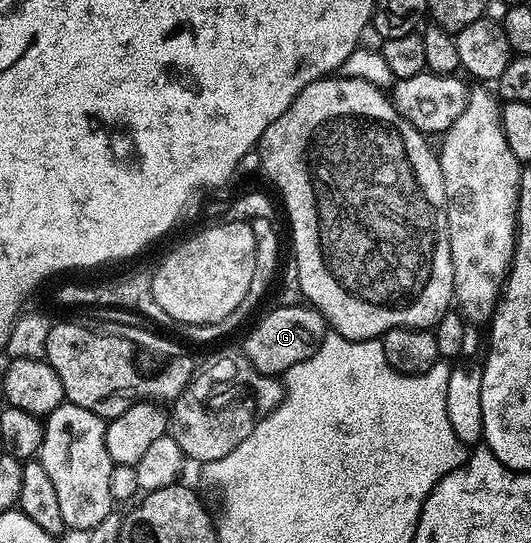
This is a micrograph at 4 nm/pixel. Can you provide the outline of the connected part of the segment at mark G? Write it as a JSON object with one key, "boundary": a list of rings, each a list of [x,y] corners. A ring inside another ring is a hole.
{"boundary":[[[304,303],[272,307],[269,310],[249,331],[242,353],[258,372],[283,375],[290,367],[294,367],[294,363],[302,363],[302,359],[310,359],[310,355],[318,351],[326,332],[326,322],[318,310]]]}

